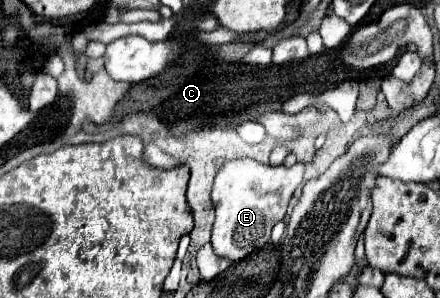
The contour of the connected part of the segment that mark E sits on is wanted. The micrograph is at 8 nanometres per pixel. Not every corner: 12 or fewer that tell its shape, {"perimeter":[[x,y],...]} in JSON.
{"perimeter":[[225,162],[215,176],[217,256],[271,238],[303,166]]}

